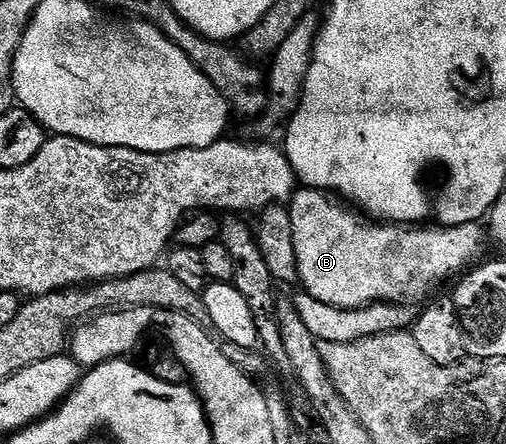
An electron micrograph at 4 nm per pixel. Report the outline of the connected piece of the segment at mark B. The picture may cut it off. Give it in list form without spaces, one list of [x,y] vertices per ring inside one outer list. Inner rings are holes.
[[[306,186],[296,187],[286,209],[293,232],[293,254],[296,256],[298,283],[302,291],[317,298],[317,302],[329,302],[329,306],[338,308],[364,308],[370,304],[411,306],[416,303],[414,300],[426,301],[432,295],[430,292],[442,280],[455,275],[458,277],[464,269],[480,259],[478,256],[483,248],[483,236],[485,240],[484,229],[482,232],[478,223],[462,224],[456,228],[423,228],[427,226],[372,222],[346,203],[340,202],[334,195]]]

